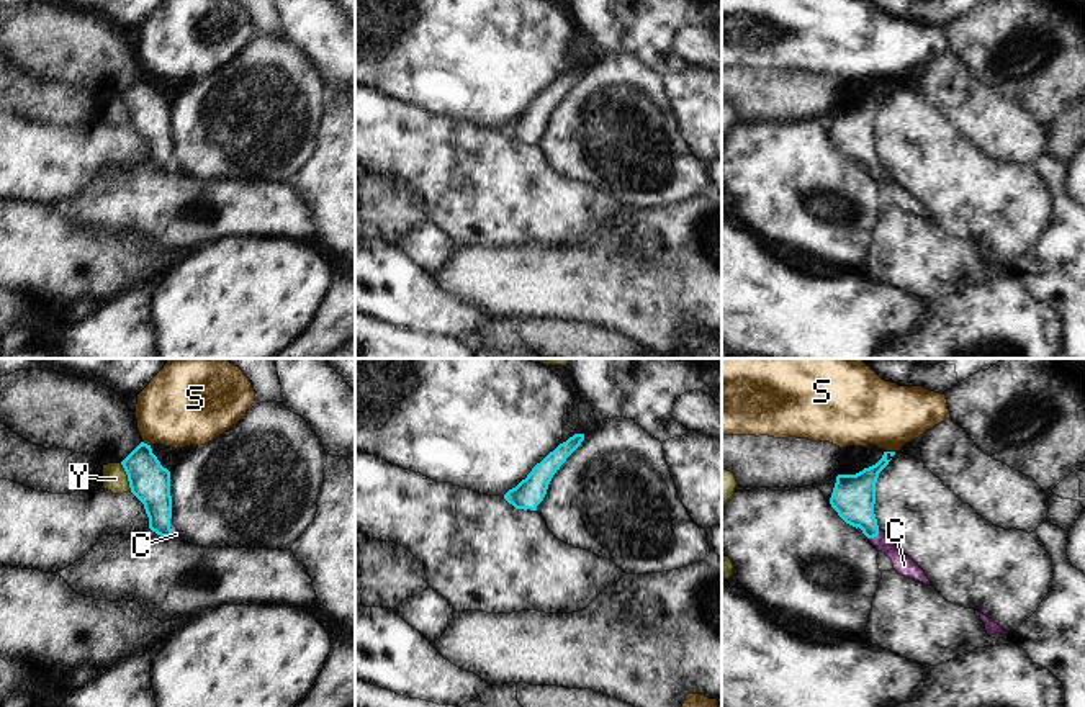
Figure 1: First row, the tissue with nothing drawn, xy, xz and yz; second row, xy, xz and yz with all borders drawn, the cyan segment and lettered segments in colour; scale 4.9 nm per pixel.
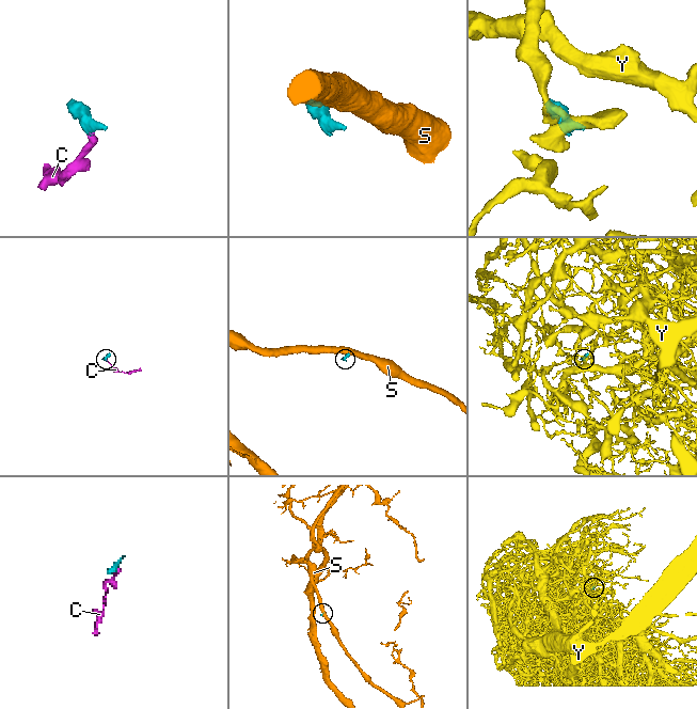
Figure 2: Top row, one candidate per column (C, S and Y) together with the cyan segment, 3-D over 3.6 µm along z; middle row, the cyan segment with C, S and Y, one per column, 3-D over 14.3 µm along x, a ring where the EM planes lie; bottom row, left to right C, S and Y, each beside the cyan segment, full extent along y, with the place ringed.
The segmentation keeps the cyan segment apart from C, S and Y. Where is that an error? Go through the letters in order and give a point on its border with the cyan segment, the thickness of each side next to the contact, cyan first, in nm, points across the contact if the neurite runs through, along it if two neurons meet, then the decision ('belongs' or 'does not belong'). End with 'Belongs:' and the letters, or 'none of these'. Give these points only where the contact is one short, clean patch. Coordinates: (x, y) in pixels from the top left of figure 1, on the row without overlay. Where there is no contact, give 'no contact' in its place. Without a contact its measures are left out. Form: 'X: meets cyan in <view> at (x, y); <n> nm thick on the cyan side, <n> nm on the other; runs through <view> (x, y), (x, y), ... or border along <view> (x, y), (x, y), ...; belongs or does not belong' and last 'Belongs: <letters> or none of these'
C: meets cyan in yz at (876, 169); 220 nm thick on the cyan side, 100 nm on the other; runs through yz (853, 131), (856, 143), (876, 169), (904, 198); belongs
S: meets cyan in yz at (891, 85); 180 nm thick on the cyan side, 360 nm on the other; border along yz (886, 84), (894, 85); does not belong
Y: meets cyan in xy at (128, 110); 200 nm thick on the cyan side, 120 nm on the other; border along xy (120, 97), (131, 123); does not belong
Belongs: C

